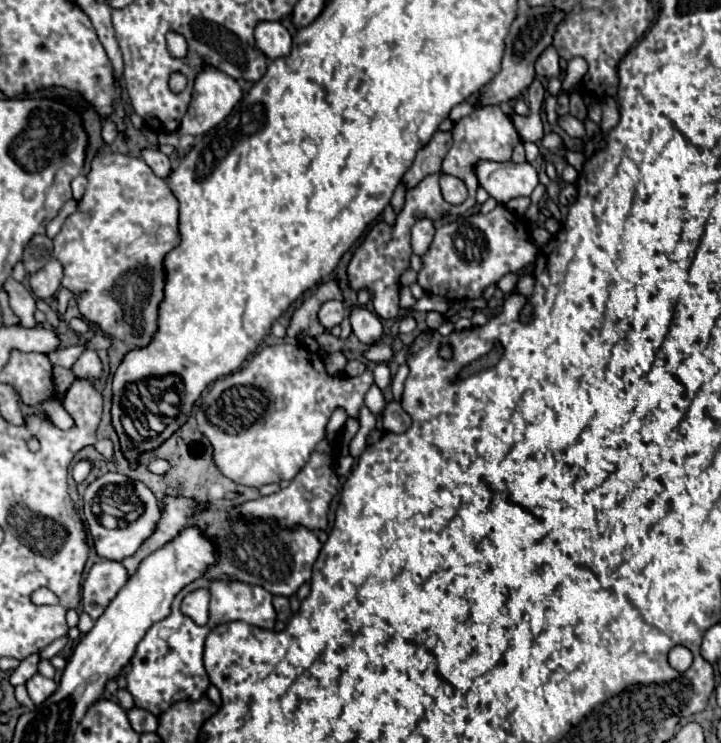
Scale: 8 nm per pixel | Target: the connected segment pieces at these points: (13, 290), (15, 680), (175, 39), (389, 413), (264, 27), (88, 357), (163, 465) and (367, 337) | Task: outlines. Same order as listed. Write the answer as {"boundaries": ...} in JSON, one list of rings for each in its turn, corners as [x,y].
{"boundaries":[[[[13,278],[5,280],[3,290],[9,296],[9,306],[15,312],[15,316],[19,318],[19,324],[23,328],[35,328],[37,322],[33,318],[33,312],[35,312],[35,298],[33,298],[33,294],[21,282],[17,282]]],[[[31,654],[31,656],[27,656],[27,658],[21,662],[21,666],[11,674],[9,682],[11,682],[13,686],[17,686],[17,684],[25,684],[27,680],[31,680],[31,678],[37,674],[39,660],[41,660],[39,654]]],[[[167,34],[167,46],[169,52],[177,58],[177,56],[185,56],[187,46],[185,46],[185,38],[181,38],[181,34]]],[[[389,402],[381,414],[383,420],[383,428],[387,432],[405,432],[411,426],[411,418],[409,414],[401,408],[401,402]]],[[[259,22],[255,26],[257,48],[271,60],[289,54],[291,50],[291,34],[281,22]]],[[[85,350],[79,360],[75,362],[73,370],[71,370],[77,378],[85,378],[85,380],[99,380],[101,374],[103,374],[103,364],[97,356],[95,350]]],[[[153,458],[149,464],[147,464],[147,468],[149,468],[149,472],[153,472],[153,474],[159,474],[159,476],[163,476],[163,474],[167,474],[169,472],[169,462],[165,460],[165,458]]],[[[349,306],[349,322],[353,328],[353,334],[367,346],[377,344],[383,334],[381,320],[375,312],[365,310],[363,306]]]]}

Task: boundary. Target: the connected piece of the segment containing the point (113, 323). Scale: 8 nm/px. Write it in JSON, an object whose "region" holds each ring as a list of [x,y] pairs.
{"region":[[[105,152],[95,156],[91,172],[87,174],[89,186],[79,200],[77,212],[73,212],[61,232],[53,238],[53,256],[63,264],[63,282],[77,296],[81,316],[97,326],[103,334],[129,344],[129,348],[145,348],[157,334],[159,304],[165,292],[165,256],[179,244],[179,202],[163,178],[157,178],[143,158]]]}

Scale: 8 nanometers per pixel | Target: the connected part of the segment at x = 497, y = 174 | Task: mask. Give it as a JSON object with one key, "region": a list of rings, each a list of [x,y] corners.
{"region":[[[481,162],[481,166],[477,166],[477,176],[479,184],[499,204],[507,204],[519,196],[531,196],[539,184],[537,170],[529,162]]]}

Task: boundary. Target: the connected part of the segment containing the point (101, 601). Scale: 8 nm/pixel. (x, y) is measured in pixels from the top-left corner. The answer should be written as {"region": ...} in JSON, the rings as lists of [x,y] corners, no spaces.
{"region":[[[101,560],[97,562],[83,582],[83,608],[85,612],[97,620],[109,602],[115,598],[119,588],[127,582],[129,574],[121,562]]]}

